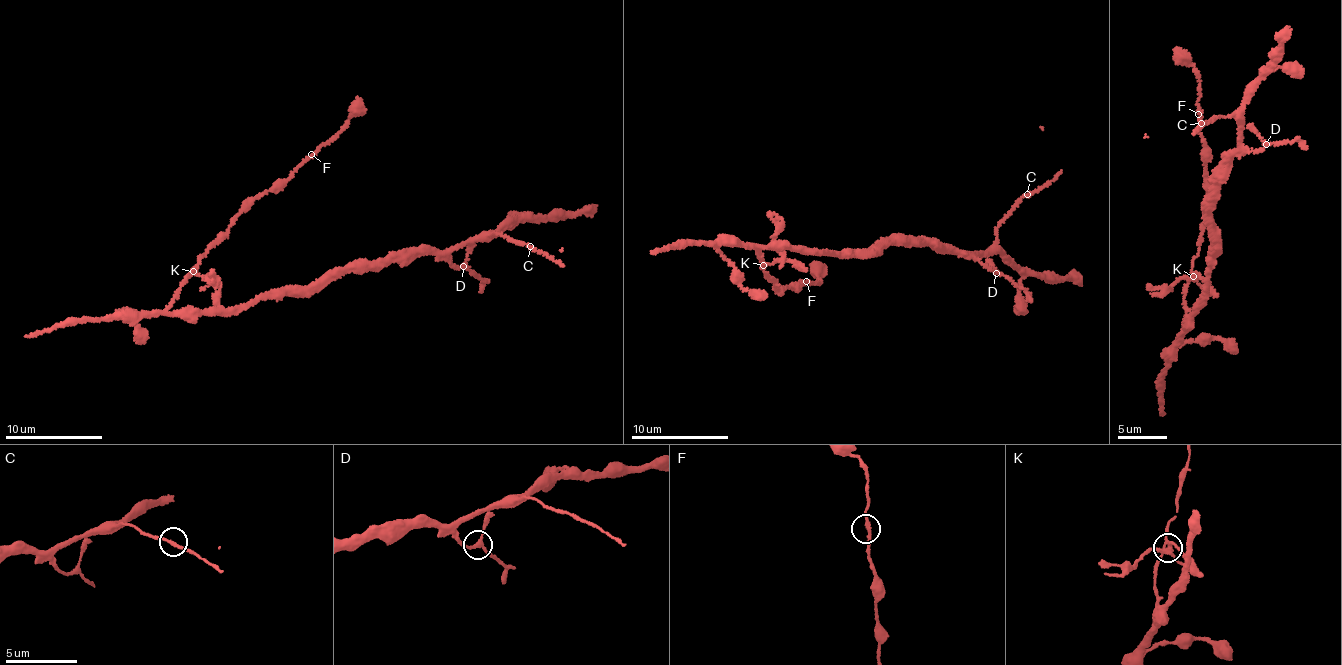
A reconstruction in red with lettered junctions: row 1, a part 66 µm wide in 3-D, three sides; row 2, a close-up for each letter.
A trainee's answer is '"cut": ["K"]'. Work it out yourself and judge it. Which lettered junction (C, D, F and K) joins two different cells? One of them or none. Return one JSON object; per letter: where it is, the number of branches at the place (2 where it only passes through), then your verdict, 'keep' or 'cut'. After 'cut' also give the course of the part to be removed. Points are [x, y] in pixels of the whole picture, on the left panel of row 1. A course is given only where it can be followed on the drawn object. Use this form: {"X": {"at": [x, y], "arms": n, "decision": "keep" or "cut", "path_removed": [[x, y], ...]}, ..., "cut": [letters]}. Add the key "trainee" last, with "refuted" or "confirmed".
{"C": {"at": [530, 246], "arms": 2, "decision": "keep"}, "D": {"at": [463, 266], "arms": 3, "decision": "keep"}, "F": {"at": [311, 154], "arms": 2, "decision": "keep"}, "K": {"at": [193, 271], "arms": 3, "decision": "cut", "path_removed": [[192, 270], [211, 279], [212, 275], [211, 281], [211, 269]]}, "cut": ["K"], "trainee": "confirmed"}

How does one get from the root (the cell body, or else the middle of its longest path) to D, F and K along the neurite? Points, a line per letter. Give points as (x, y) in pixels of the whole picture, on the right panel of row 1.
D: (1209, 280), (1213, 257), (1221, 251), (1211, 215), (1220, 195), (1218, 184), (1231, 158), (1266, 144)
F: (1209, 280), (1202, 291), (1203, 300), (1185, 320), (1184, 330), (1183, 296), (1202, 239), (1210, 186), (1198, 114)
K: (1209, 280), (1202, 291), (1203, 300), (1185, 320), (1184, 330), (1183, 296), (1192, 276)

